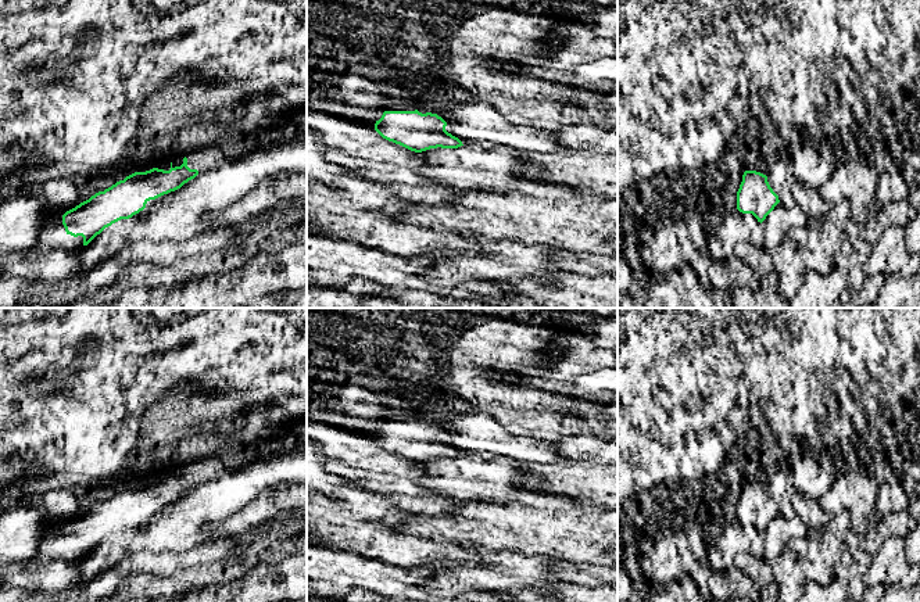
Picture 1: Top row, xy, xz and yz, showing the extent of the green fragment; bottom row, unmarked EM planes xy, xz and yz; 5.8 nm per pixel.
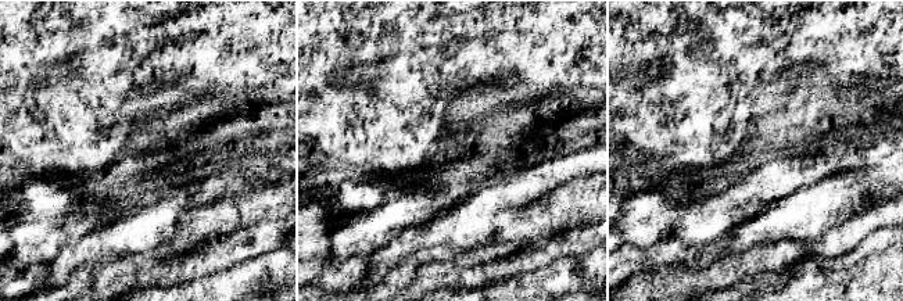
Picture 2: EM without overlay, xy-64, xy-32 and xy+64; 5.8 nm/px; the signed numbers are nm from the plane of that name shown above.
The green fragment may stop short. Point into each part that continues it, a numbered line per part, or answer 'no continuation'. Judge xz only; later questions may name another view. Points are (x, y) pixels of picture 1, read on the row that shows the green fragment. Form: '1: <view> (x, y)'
1: xz (371, 115)

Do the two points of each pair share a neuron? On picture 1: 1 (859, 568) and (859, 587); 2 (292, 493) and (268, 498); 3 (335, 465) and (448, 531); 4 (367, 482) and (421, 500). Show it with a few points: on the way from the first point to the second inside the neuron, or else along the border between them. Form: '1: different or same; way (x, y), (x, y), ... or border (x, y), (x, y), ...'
1: same; way (858, 572), (858, 583)
2: same; way (286, 493), (274, 494)
3: different; border (415, 512), (448, 516)
4: same; way (380, 483), (407, 495)

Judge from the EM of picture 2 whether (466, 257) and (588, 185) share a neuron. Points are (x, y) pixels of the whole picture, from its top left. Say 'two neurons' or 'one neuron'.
two neurons

